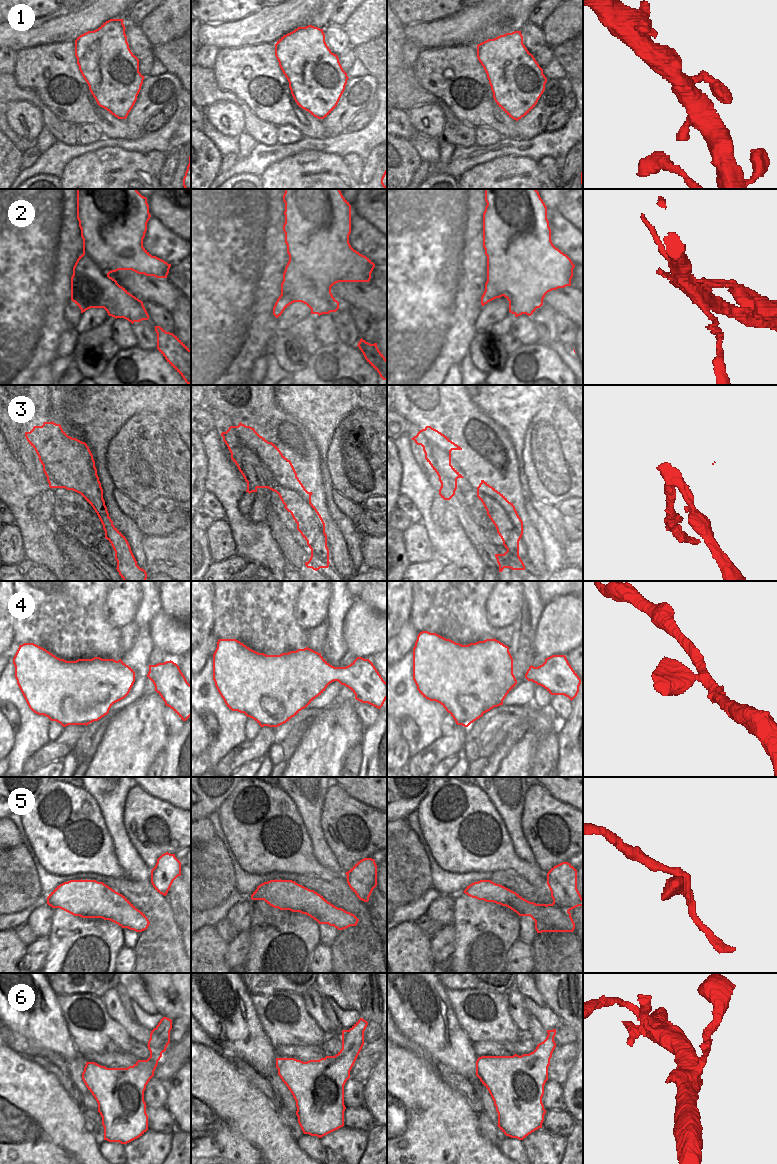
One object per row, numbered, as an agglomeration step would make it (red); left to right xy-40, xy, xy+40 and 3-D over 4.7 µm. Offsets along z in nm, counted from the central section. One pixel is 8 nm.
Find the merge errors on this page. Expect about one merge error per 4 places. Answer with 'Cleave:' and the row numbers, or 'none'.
Cleave: 2, 3, 5

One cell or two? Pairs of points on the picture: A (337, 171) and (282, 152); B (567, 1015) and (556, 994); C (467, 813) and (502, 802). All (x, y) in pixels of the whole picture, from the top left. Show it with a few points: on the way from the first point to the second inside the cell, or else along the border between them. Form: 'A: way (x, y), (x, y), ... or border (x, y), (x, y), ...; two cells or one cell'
A: border (314, 150), (302, 150), (269, 164); two cells
B: way (567, 1010), (567, 1005), (561, 999); one cell
C: border (479, 787), (488, 797), (505, 826); two cells

